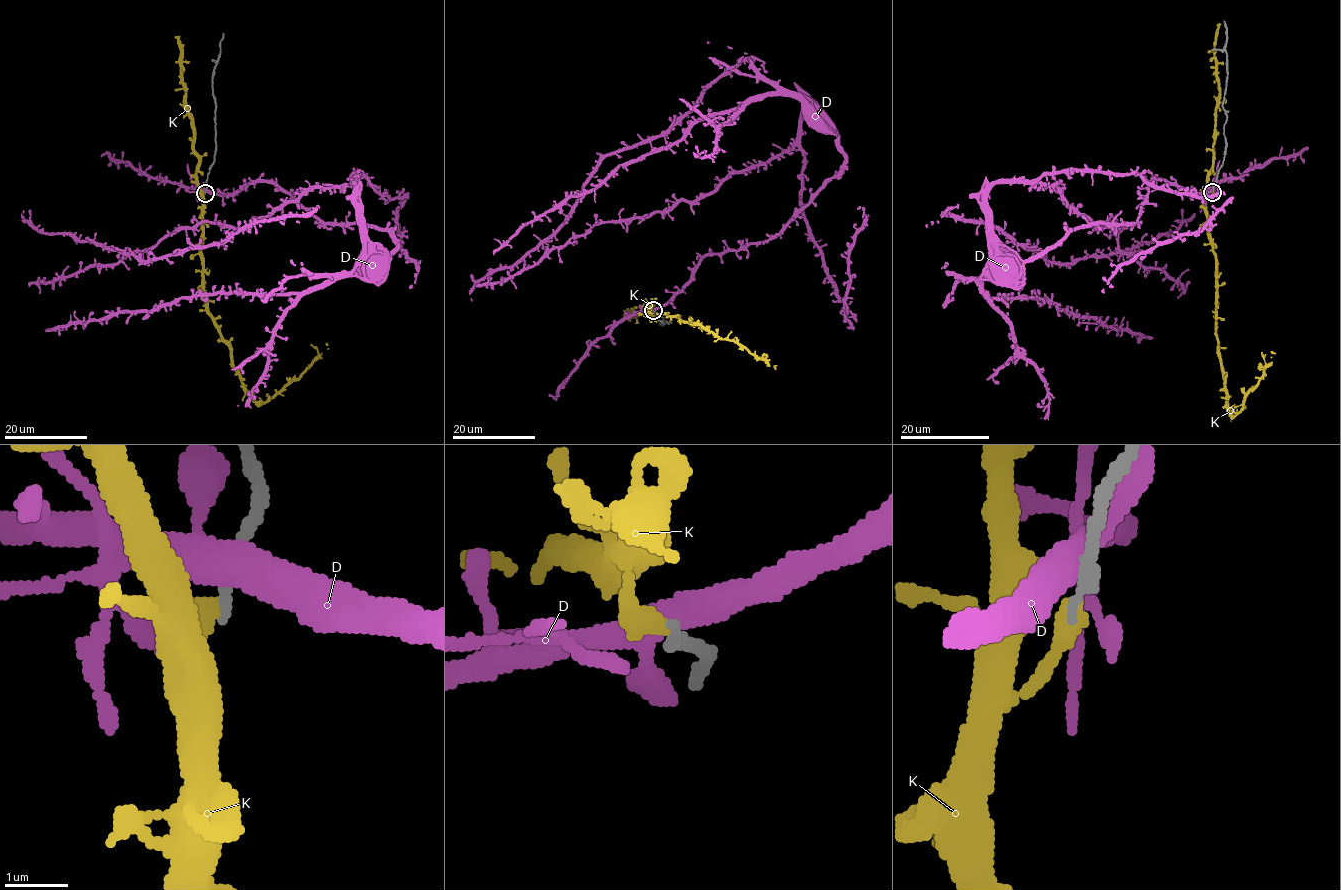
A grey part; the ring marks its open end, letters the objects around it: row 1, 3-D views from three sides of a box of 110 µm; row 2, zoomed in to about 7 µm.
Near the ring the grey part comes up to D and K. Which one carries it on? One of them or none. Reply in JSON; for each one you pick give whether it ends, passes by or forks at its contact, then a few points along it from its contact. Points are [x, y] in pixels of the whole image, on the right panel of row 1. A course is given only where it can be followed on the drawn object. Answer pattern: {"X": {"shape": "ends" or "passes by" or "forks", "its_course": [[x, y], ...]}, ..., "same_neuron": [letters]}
{"same_neuron": []}

